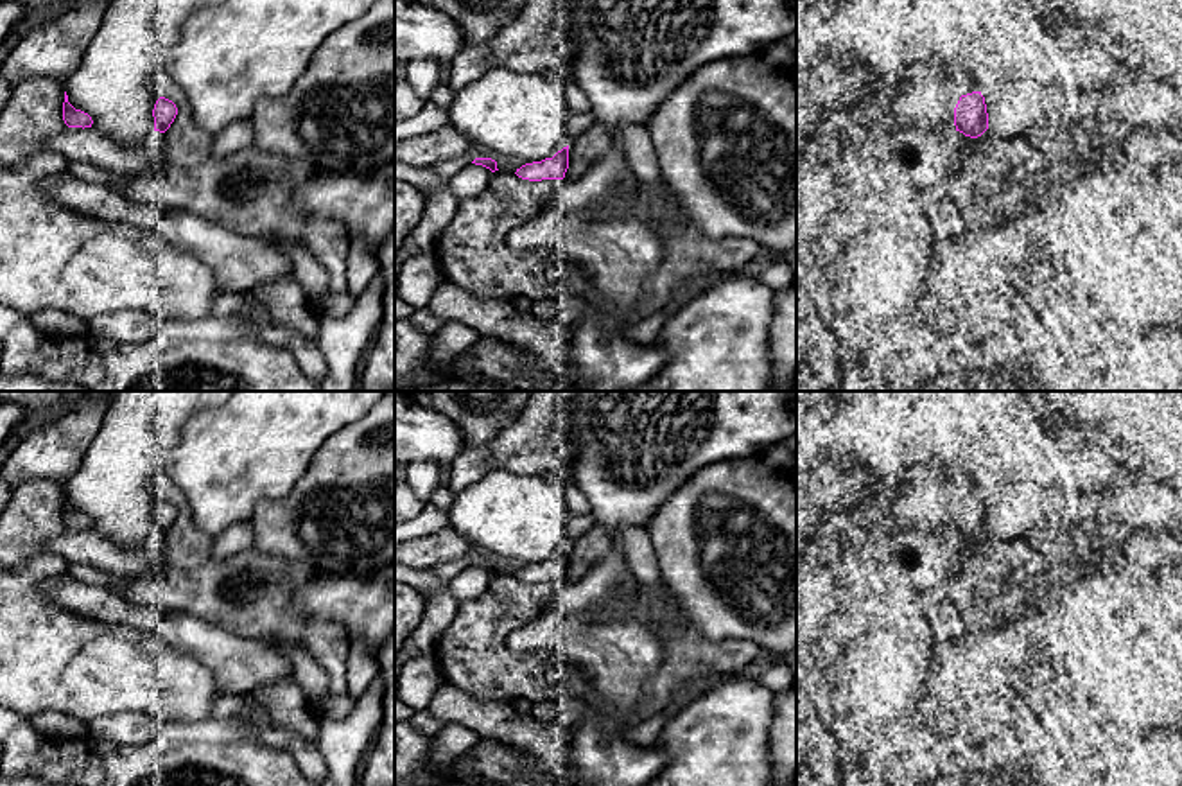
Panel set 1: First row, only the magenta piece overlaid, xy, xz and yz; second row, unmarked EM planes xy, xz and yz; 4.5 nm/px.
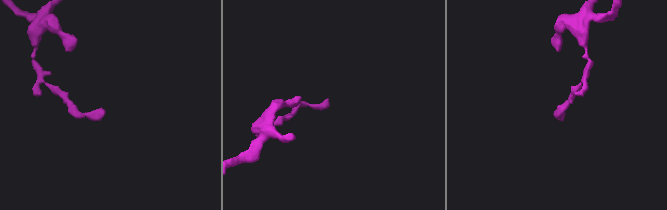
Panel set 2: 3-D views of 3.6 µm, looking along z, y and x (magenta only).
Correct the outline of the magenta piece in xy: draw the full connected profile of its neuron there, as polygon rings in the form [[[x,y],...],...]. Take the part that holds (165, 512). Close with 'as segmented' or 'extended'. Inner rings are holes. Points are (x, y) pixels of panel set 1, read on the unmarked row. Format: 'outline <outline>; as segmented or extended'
outline [[[160,499],[154,506],[154,533],[165,535],[178,517],[178,510],[172,502]]]; as segmented

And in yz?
outline [[[981,493],[961,497],[954,510],[956,533],[978,540],[988,531],[988,515]]]; as segmented

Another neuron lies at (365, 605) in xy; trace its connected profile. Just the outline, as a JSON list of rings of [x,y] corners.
[[[395,563],[353,574],[316,574],[291,596],[307,617],[339,623],[350,639],[362,639],[371,657],[395,628]]]

